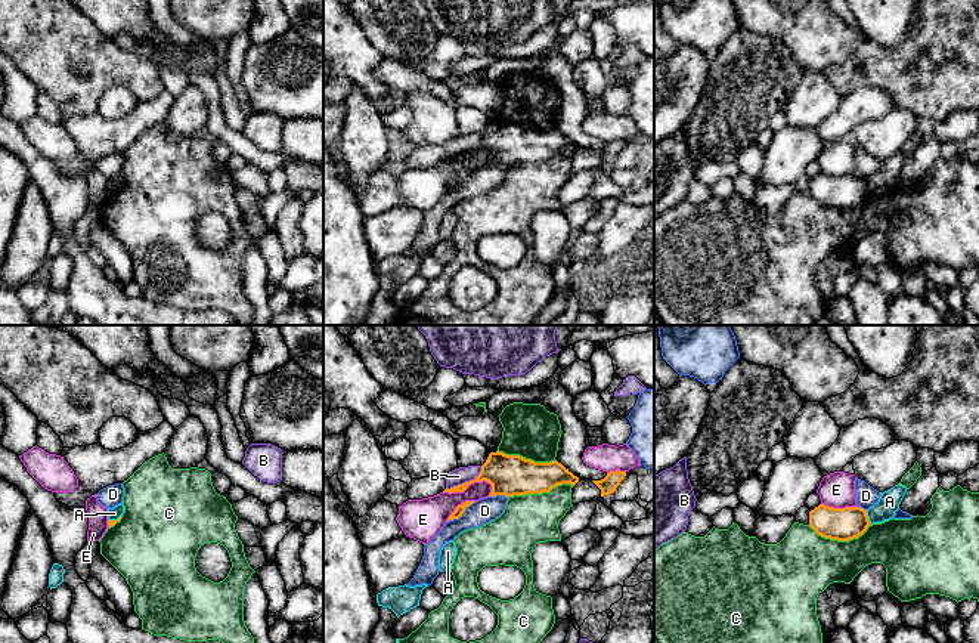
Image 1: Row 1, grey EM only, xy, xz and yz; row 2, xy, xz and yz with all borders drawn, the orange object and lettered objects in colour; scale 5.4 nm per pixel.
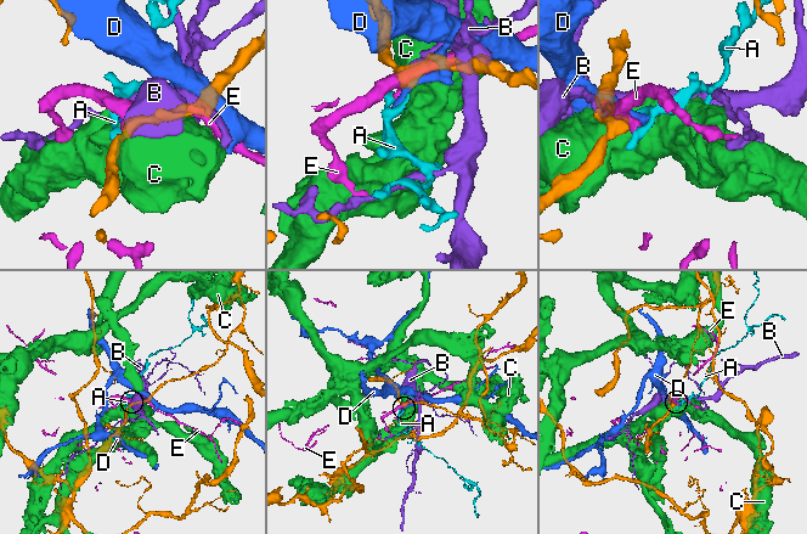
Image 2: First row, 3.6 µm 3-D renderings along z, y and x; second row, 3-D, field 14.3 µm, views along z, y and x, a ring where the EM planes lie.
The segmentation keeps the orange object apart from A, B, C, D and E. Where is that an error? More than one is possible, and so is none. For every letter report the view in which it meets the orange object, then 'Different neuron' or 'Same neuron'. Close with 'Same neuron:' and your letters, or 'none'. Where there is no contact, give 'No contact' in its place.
A: Touches orange in yz. Different neuron
B: Touches orange in xz. Different neuron
C: Touches orange in xz. Different neuron
D: Touches orange in xz. Different neuron
E: Touches orange in xz. Different neuron
Same neuron: none

